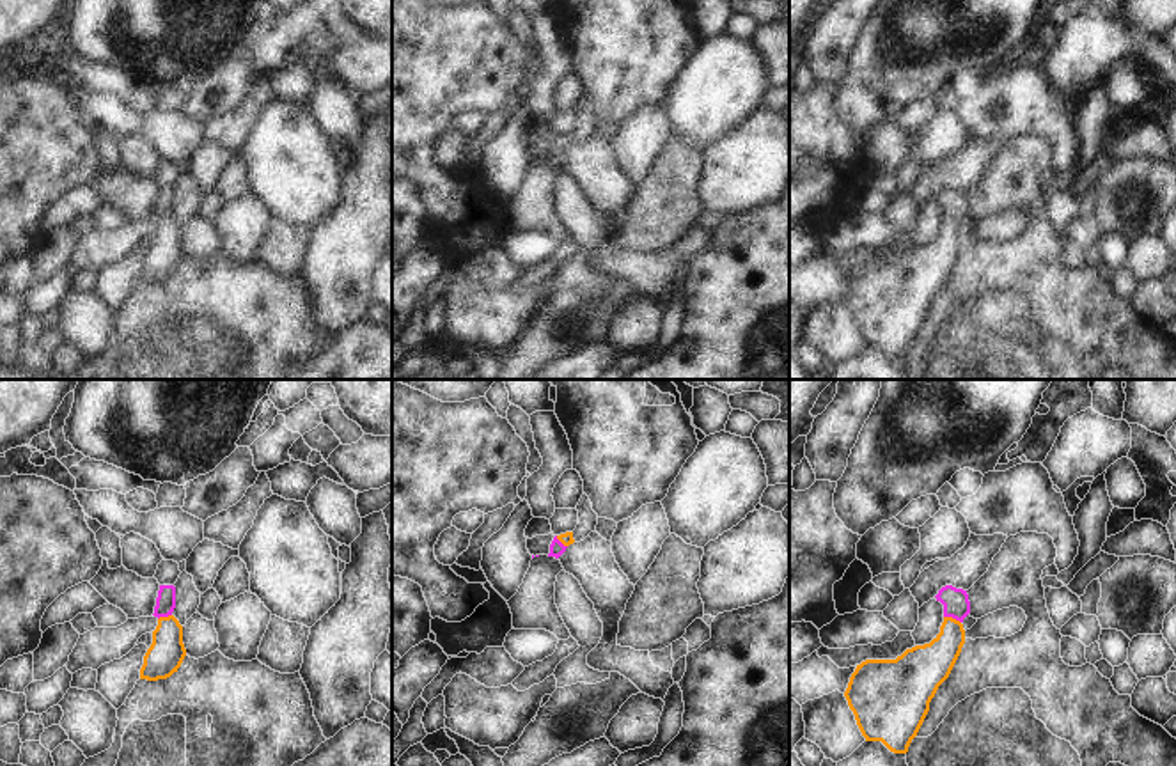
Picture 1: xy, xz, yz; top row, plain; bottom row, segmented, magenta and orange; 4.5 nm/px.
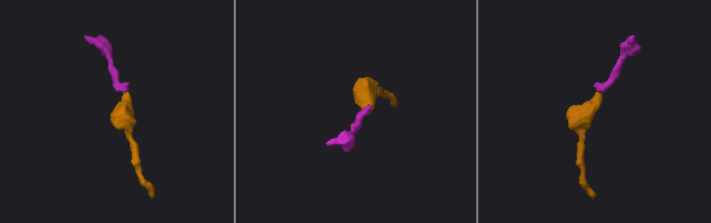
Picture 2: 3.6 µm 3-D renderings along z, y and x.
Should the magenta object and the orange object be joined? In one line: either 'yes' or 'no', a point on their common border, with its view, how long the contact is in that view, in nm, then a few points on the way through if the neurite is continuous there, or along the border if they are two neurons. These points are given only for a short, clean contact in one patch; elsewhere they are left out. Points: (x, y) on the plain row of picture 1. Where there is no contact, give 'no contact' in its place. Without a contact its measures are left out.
yes | yz (953, 220) | 90 nm | across yz (956, 208), (953, 220), (948, 249), (928, 268)

